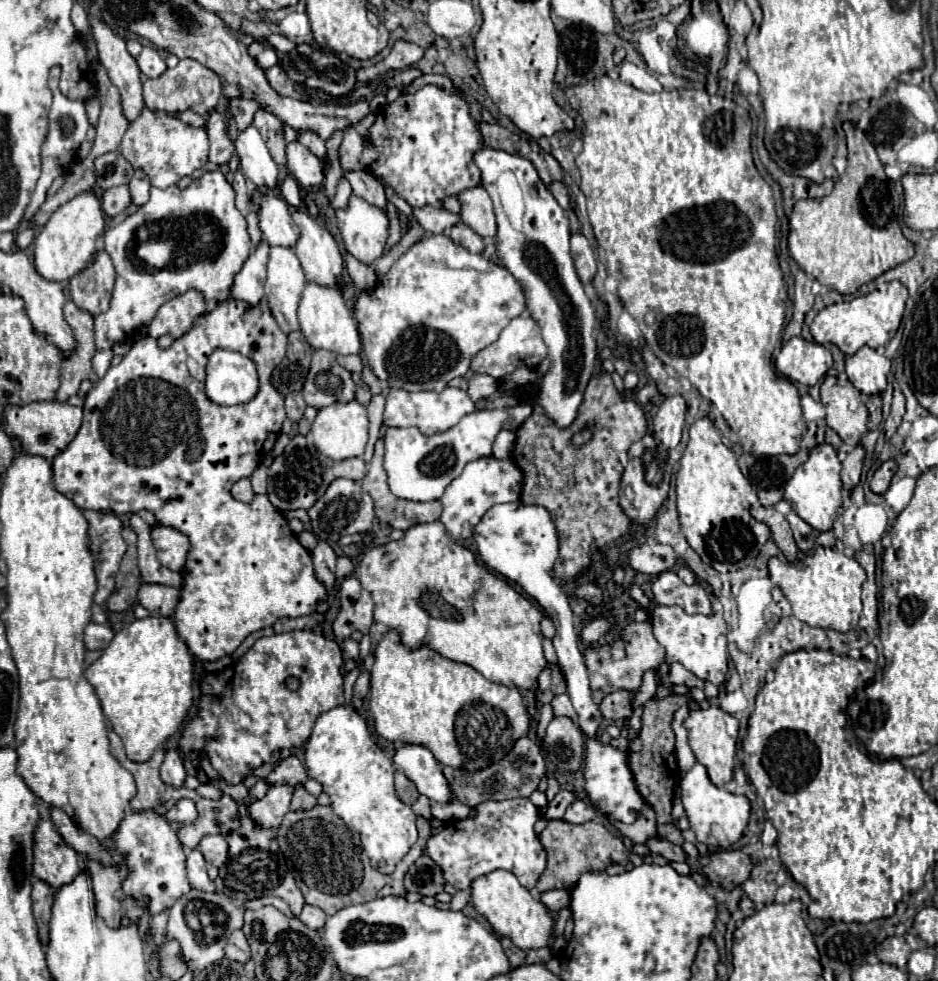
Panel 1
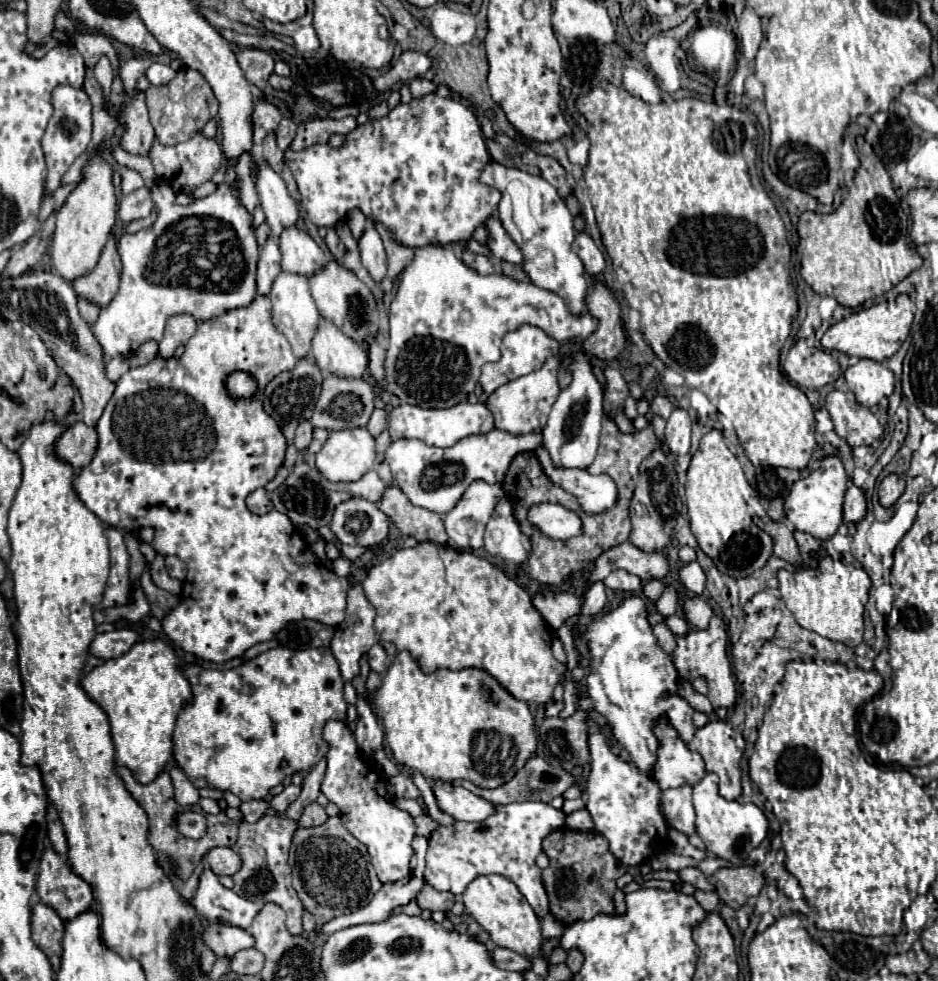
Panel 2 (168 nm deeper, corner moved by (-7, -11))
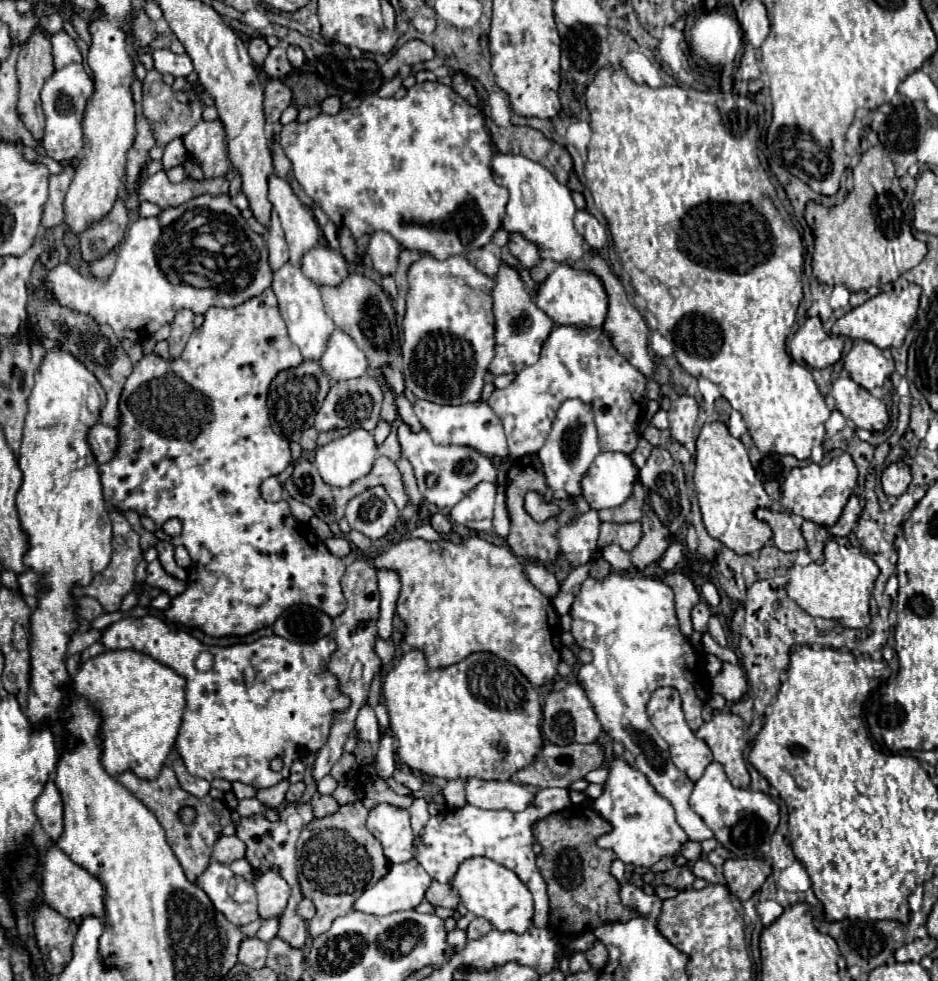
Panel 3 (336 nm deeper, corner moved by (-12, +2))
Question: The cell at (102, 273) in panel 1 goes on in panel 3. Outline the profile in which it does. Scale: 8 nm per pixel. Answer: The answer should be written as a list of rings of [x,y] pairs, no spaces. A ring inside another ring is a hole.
[[[117,198],[115,206],[107,216],[91,224],[79,238],[81,238],[81,254],[83,260],[95,262],[103,258],[109,250],[113,250],[125,236],[127,230],[127,210],[123,198]]]

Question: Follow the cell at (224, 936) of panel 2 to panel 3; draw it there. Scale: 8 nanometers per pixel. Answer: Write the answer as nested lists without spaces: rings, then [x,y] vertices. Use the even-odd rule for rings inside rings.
[[[269,918],[269,920],[265,920],[263,922],[263,926],[259,928],[259,932],[257,932],[257,936],[261,938],[261,940],[265,940],[265,942],[269,942],[275,934],[277,934],[277,920],[275,918]]]

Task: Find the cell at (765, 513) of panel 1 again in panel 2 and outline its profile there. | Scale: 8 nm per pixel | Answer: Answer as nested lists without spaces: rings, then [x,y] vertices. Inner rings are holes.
[[[756,519],[756,525],[760,529],[764,529],[772,539],[774,539],[774,555],[792,563],[792,565],[800,565],[800,553],[798,553],[798,545],[794,541],[792,531],[776,521],[768,521],[764,523],[762,519]]]

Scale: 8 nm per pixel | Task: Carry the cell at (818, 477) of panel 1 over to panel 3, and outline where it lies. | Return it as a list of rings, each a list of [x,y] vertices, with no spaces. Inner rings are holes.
[[[839,450],[839,456],[833,458],[825,466],[809,464],[803,468],[801,466],[793,468],[787,474],[785,482],[781,484],[781,504],[791,514],[799,514],[805,520],[811,520],[819,526],[833,526],[839,520],[855,486],[857,486],[857,468],[855,468],[851,456],[843,450]]]

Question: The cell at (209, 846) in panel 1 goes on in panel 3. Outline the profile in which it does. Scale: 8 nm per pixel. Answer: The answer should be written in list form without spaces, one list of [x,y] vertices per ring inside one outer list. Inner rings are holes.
[[[221,836],[213,848],[213,858],[221,864],[231,864],[245,856],[245,844],[237,836]]]

